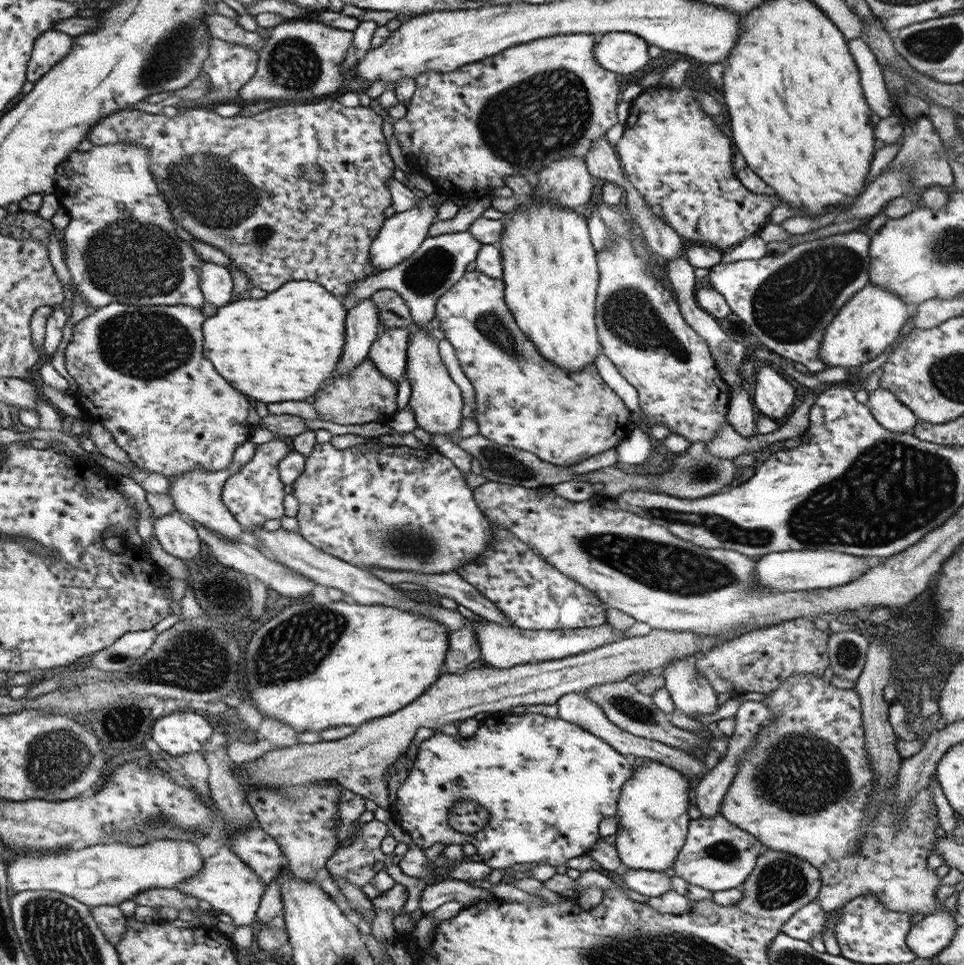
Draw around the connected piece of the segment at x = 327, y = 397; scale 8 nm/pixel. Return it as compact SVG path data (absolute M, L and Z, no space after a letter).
M366 357L351 372L331 379L314 395L313 407L322 421L336 424L366 424L370 422L387 423L398 412L396 393L398 384L387 377Z

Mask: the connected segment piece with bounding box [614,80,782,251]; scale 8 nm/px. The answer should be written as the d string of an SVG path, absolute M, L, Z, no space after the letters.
M688 80L678 90L667 86L651 86L643 90L630 103L624 135L614 148L625 178L644 197L650 211L687 242L713 246L721 251L731 249L760 233L770 222L770 213L782 205L776 194L754 194L738 180L736 170L732 167L732 140L720 132L711 116L704 114Z

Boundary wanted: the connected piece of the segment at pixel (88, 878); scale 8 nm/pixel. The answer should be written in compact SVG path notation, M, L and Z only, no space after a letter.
M160 839L146 842L143 845L129 845L118 842L110 844L104 842L94 846L84 847L78 851L66 848L70 852L46 852L44 856L36 854L26 854L26 856L16 856L6 868L10 868L10 886L17 893L22 891L54 891L61 892L66 896L74 897L82 904L90 908L96 906L118 906L124 900L133 900L139 892L151 890L151 888L176 888L187 878L193 878L201 872L205 866L205 858L200 853L196 843L182 839Z

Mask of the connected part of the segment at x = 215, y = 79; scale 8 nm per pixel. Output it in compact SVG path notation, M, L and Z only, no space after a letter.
M211 39L211 50L209 50L209 60L203 64L201 75L210 79L210 93L206 94L210 100L220 100L228 102L232 98L240 95L240 90L253 78L257 72L259 63L259 53L253 48L248 48L245 44L232 44L220 39Z

